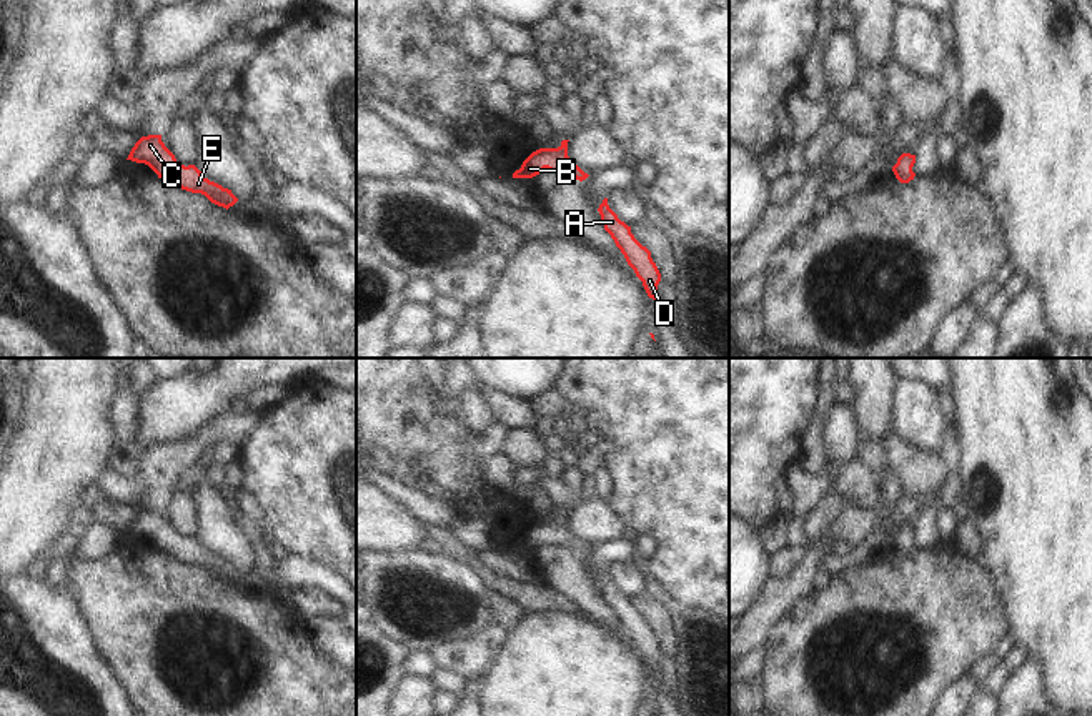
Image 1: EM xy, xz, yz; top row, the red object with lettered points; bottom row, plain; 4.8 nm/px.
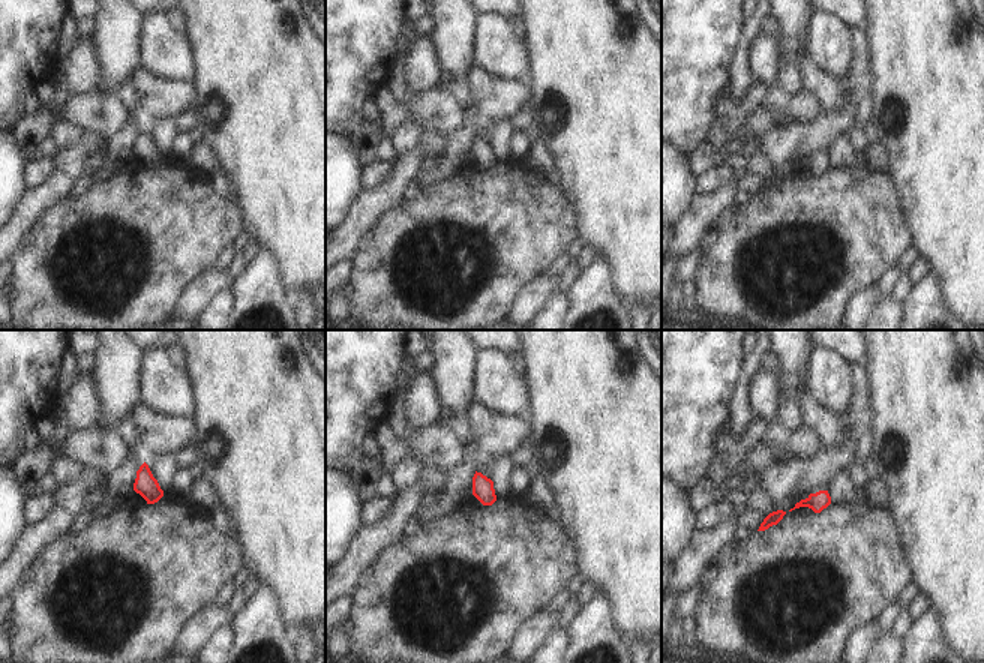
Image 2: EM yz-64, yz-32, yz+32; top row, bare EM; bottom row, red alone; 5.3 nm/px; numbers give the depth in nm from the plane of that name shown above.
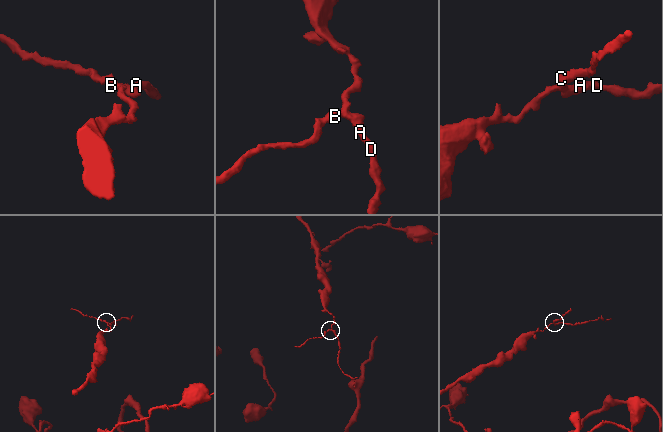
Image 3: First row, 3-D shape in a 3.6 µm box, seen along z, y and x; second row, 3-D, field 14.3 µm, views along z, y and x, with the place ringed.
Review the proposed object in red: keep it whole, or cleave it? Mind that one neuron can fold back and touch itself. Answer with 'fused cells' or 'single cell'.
single cell

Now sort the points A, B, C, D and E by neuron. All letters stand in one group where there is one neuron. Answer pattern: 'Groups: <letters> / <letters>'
Groups: A B C D E

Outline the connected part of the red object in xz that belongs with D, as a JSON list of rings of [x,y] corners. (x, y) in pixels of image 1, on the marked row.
[[[608,198],[603,200],[598,211],[601,215],[604,230],[611,235],[616,246],[624,255],[628,265],[643,281],[648,296],[658,300],[658,285],[661,281],[661,273],[651,258],[651,251],[634,238],[634,235],[631,233],[631,226],[621,221],[618,215],[609,208]]]

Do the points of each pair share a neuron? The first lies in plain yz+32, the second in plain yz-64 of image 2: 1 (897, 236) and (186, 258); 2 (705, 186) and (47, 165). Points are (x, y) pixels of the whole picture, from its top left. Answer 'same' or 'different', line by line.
1: same
2: same

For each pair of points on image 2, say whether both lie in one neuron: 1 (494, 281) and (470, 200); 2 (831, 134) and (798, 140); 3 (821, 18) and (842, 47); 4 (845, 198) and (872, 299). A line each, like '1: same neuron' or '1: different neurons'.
1: same neuron
2: same neuron
3: same neuron
4: different neurons

